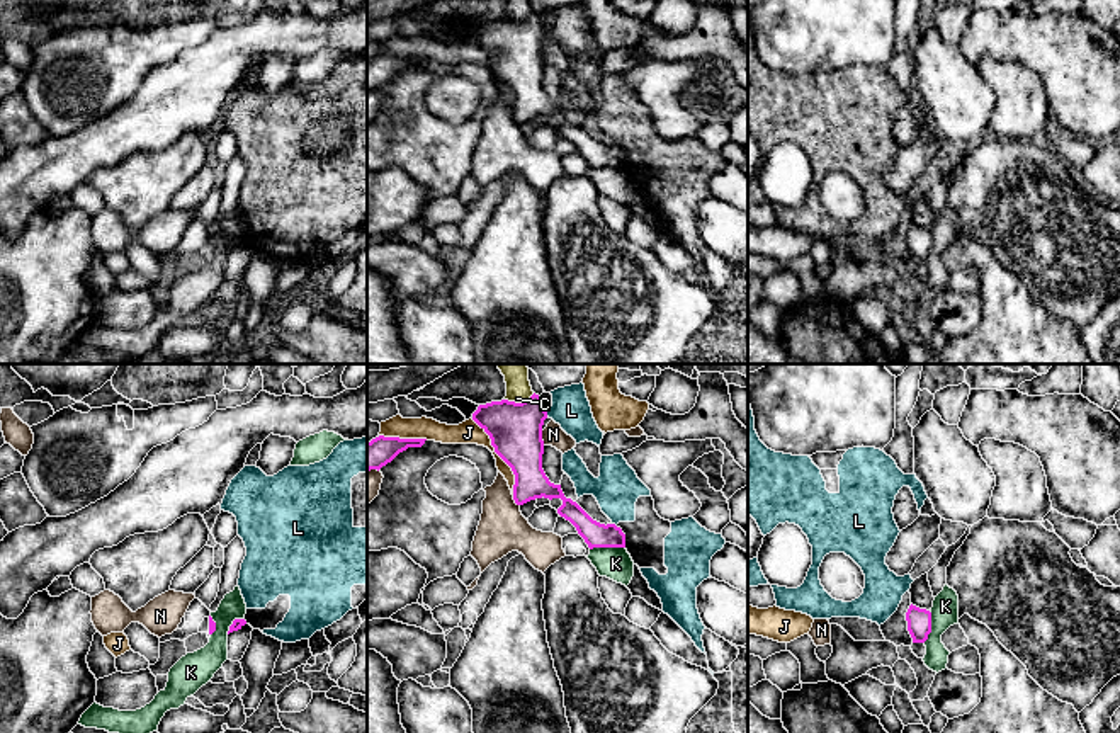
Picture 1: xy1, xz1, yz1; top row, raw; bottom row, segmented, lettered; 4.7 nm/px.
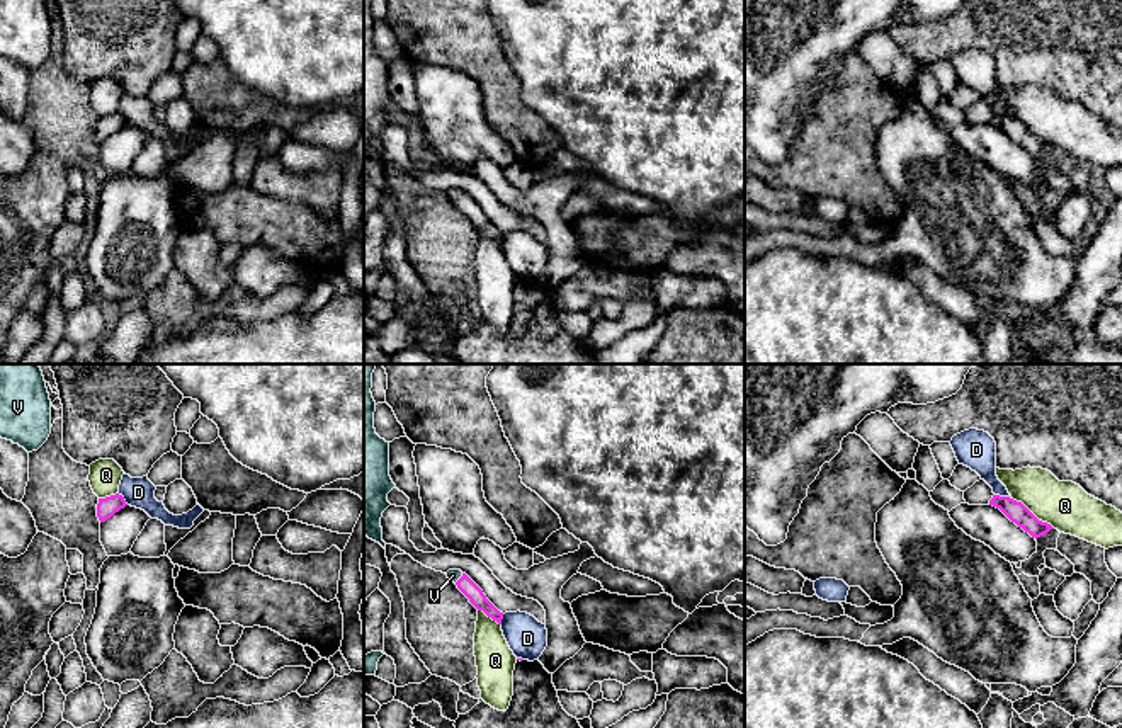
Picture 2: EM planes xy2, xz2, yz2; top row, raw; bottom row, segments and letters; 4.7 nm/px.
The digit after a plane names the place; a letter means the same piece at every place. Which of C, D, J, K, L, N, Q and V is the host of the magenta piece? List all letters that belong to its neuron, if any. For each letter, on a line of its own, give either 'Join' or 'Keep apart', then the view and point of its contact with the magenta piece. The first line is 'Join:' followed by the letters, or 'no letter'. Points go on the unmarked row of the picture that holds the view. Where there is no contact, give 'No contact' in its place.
Join: V
C: Keep apart. Touches magenta at xz1 (519, 22)
D: Keep apart. Touches magenta at yz2 (1003, 116)
J: Keep apart. Touches magenta at xz1 (498, 73)
K: Keep apart. Touches magenta at xz1 (607, 165)
L: Keep apart. Touches magenta at xz1 (546, 33)
N: Keep apart. Touches magenta at xz1 (541, 56)
Q: Keep apart. Touches magenta at yz2 (1032, 133)
V: Join. Touches magenta at xz2 (459, 198)

